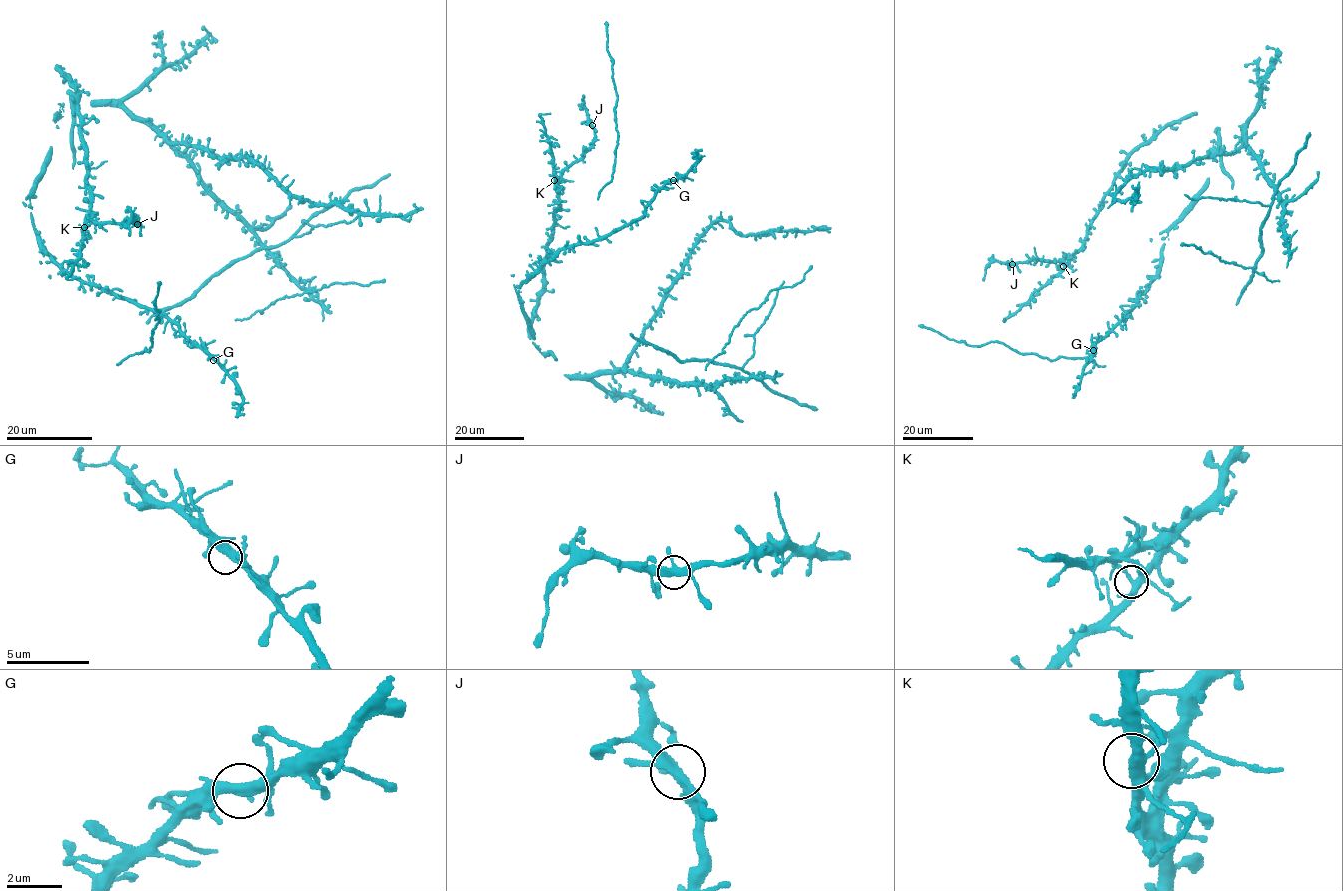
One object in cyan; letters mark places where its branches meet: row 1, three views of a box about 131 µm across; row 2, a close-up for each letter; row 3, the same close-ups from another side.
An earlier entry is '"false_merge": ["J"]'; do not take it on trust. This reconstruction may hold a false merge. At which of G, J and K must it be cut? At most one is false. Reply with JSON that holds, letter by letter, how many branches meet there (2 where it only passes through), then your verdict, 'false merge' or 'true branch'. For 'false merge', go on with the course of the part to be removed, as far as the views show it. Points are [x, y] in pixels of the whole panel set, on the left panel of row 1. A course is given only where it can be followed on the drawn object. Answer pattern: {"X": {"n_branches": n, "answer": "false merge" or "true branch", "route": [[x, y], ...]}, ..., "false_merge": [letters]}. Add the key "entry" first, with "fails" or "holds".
{"entry": "fails", "G": {"n_branches": 4, "answer": "true branch"}, "J": {"n_branches": 4, "answer": "true branch"}, "K": {"n_branches": 5, "answer": "true branch"}, "false_merge": []}

